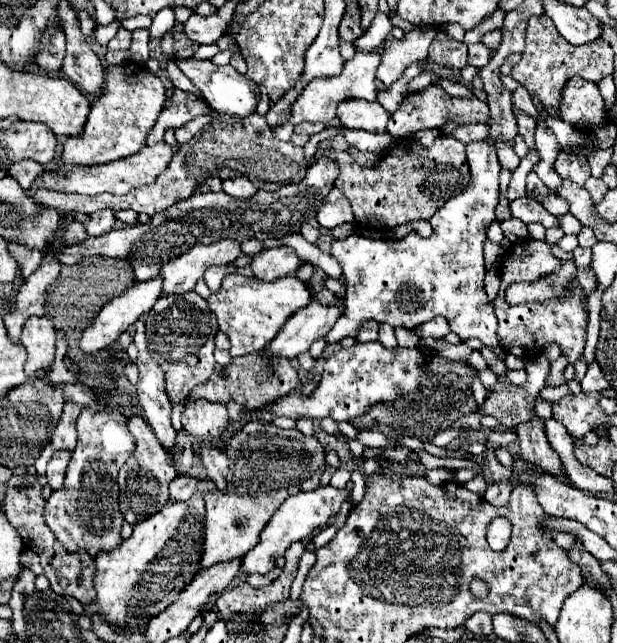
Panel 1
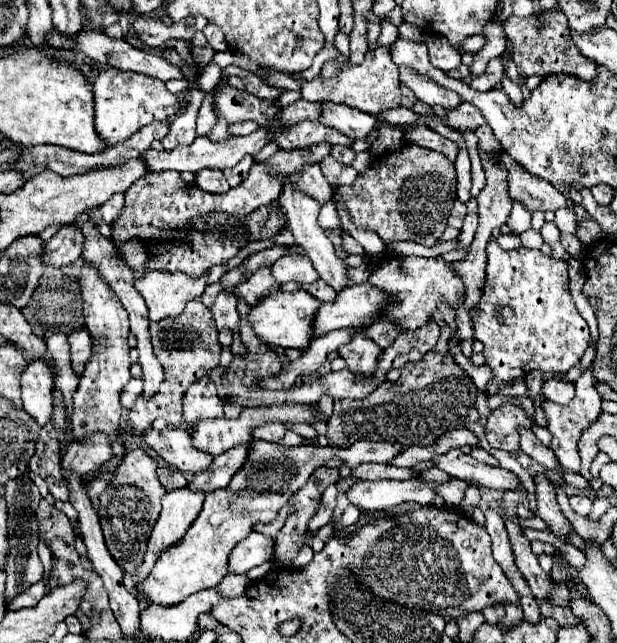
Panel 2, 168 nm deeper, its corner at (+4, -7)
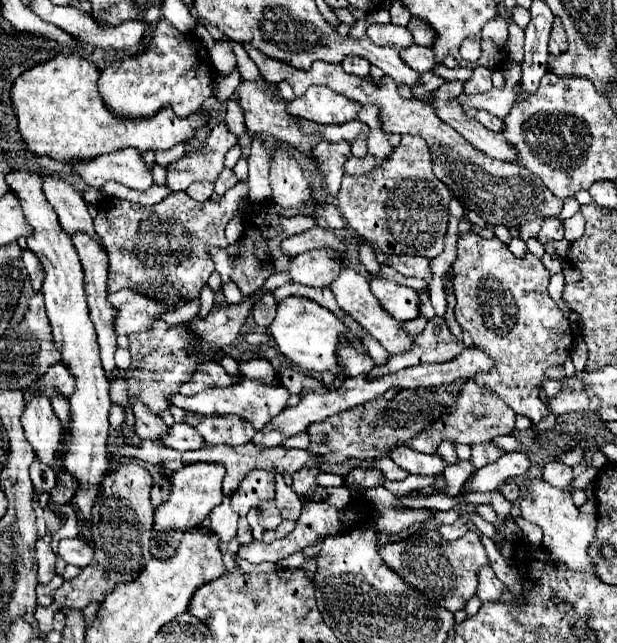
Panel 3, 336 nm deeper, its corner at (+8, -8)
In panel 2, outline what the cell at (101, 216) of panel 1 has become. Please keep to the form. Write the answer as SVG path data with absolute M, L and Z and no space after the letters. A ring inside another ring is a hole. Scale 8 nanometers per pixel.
M64 225L58 229L58 233L44 243L42 261L50 267L62 267L70 265L80 257L82 249L82 233L80 229L72 225Z

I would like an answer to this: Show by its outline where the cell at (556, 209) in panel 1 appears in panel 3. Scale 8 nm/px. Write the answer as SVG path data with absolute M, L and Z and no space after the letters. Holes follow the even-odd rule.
M545 217L535 218L519 227L520 239L527 242L530 238L536 237L545 219Z

